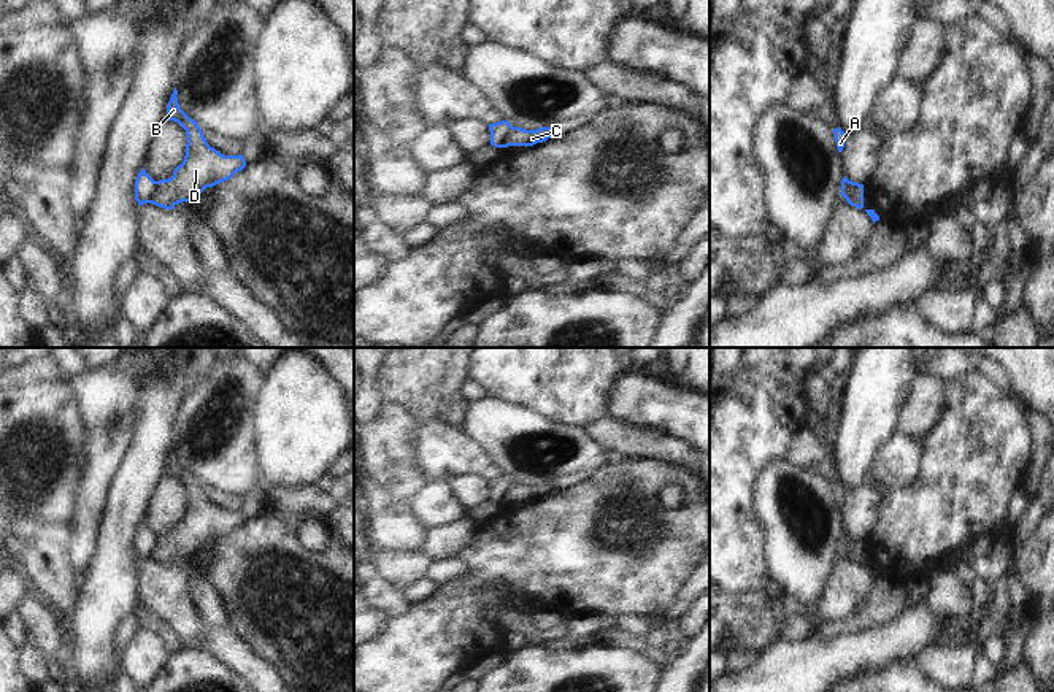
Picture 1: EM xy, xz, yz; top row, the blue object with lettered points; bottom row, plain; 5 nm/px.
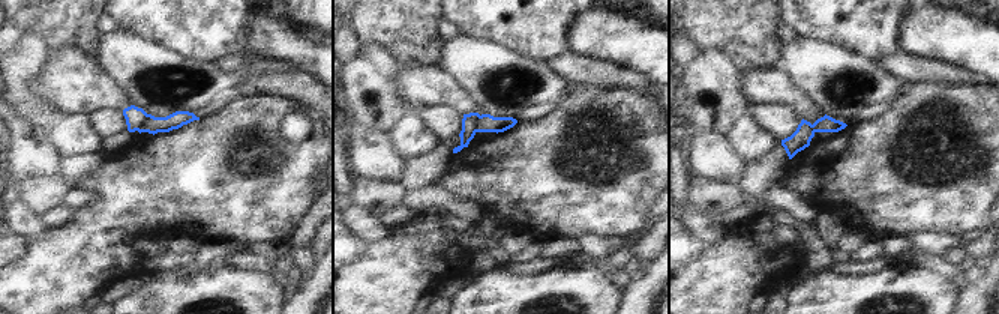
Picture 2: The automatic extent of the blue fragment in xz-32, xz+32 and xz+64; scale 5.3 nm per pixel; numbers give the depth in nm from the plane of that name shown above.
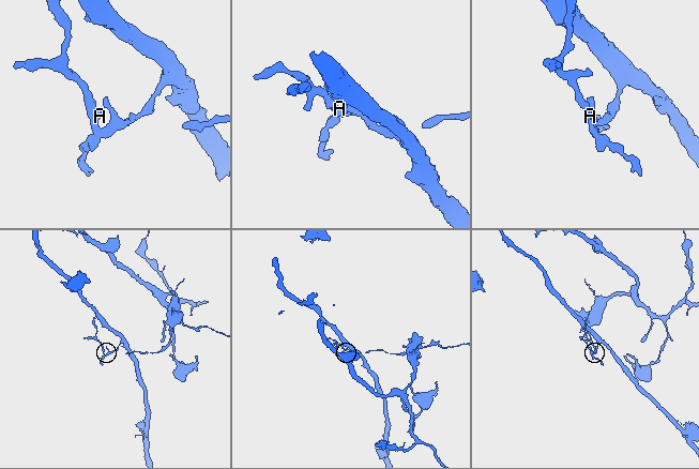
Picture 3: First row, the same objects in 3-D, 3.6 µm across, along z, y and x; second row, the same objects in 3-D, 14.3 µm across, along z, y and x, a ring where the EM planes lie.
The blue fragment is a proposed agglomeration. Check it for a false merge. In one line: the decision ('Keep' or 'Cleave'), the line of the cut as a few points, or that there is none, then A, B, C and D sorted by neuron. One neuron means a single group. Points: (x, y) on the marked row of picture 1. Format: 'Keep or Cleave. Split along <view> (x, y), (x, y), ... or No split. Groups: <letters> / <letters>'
Cleave. Split along xy (156, 181), (150, 202). Groups: A / B C D.

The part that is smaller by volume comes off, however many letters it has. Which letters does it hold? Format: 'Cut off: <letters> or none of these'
Cut off: A

